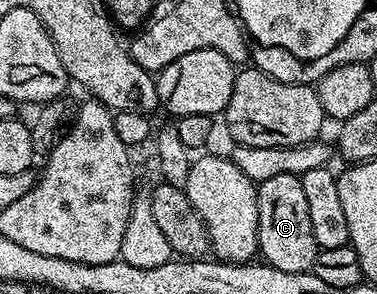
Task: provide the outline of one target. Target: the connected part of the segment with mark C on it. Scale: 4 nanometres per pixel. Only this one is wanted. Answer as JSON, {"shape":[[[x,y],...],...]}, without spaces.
{"shape":[[[274,175],[271,179],[259,182],[256,194],[259,256],[278,271],[309,272],[316,262],[318,250],[314,231],[310,228],[310,210],[306,204],[306,195],[302,191],[300,178],[294,175]]]}

